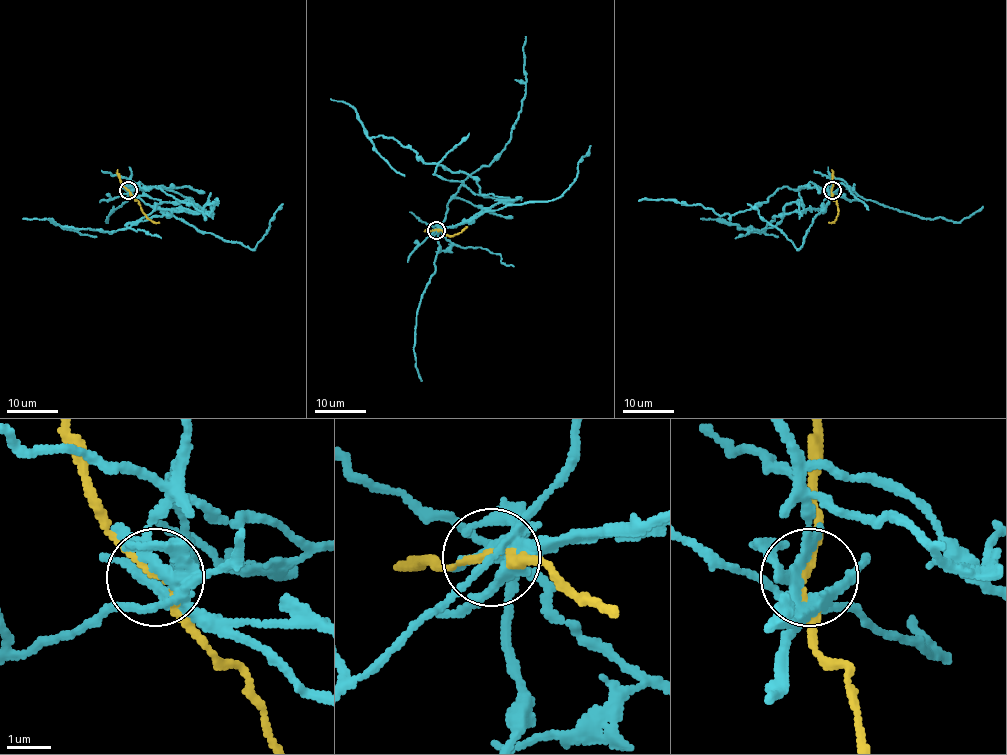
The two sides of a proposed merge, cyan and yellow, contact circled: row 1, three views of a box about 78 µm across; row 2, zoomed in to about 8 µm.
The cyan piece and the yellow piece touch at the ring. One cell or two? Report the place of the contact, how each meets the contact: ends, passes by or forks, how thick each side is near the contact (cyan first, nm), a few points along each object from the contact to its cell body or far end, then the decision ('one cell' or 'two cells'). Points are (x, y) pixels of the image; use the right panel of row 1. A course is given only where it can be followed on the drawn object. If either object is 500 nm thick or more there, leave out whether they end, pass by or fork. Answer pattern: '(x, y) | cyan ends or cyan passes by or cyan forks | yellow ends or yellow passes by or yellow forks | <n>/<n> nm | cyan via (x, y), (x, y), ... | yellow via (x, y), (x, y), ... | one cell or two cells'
(832, 190) | cyan forks | yellow passes by | 200/120 nm | cyan via (831, 190), (829, 202), (822, 209), (783, 214), (758, 232), (701, 218) | yellow via (831, 190), (838, 215), (831, 223), (829, 222) | two cells

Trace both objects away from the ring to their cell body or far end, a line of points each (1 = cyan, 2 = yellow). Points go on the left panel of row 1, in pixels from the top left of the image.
1: (127, 190), (161, 209), (198, 211), (175, 211), (137, 220), (111, 232), (61, 227), (48, 219), (22, 218)
2: (127, 190), (145, 215), (159, 222)

